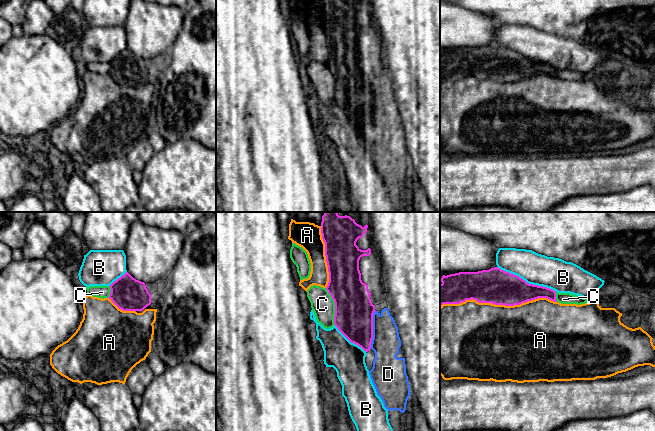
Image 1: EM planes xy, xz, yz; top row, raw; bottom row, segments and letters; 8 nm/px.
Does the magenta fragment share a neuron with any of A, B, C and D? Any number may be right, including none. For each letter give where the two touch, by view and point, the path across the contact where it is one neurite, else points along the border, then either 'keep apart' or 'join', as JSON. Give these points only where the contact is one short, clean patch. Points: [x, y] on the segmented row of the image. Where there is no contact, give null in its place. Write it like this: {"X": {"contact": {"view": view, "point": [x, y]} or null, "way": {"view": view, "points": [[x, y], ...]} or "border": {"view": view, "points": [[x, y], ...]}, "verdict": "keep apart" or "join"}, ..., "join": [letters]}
{"A": {"contact": {"view": "yz", "point": [498, 304]}, "verdict": "keep apart"}, "B": {"contact": {"view": "yz", "point": [526, 282]}, "verdict": "keep apart"}, "C": {"contact": {"view": "xz", "point": [335, 306]}, "verdict": "keep apart"}, "D": {"contact": {"view": "xz", "point": [372, 329]}, "way": {"view": "xz", "points": [[354, 310], [372, 329], [386, 342]]}, "verdict": "join"}, "join": ["D"]}

